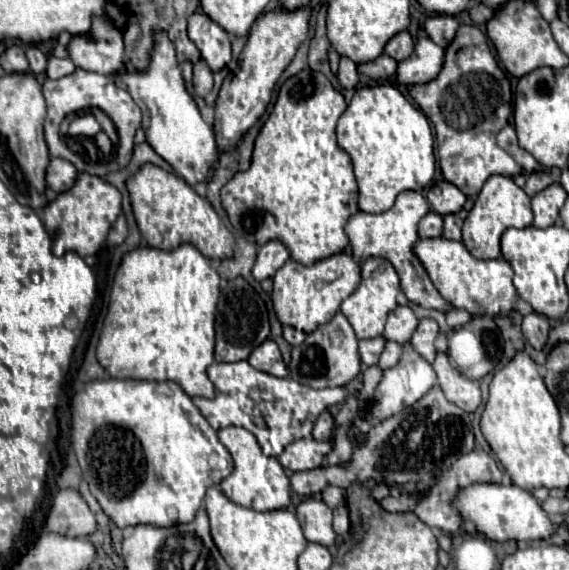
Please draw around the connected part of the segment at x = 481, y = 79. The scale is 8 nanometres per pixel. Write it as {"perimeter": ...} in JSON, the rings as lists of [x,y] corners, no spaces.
{"perimeter":[[[460,25],[454,41],[446,47],[446,57],[442,71],[438,73],[436,79],[430,83],[414,85],[410,89],[410,97],[414,103],[422,109],[422,113],[428,117],[428,121],[436,129],[436,143],[438,143],[438,157],[440,157],[440,169],[446,181],[454,183],[464,195],[474,197],[480,193],[482,185],[490,175],[504,175],[504,177],[514,177],[522,173],[522,167],[504,151],[496,145],[496,135],[500,129],[508,125],[508,117],[512,113],[512,91],[510,83],[504,75],[504,71],[498,67],[494,61],[490,47],[486,43],[486,37],[476,25]]]}

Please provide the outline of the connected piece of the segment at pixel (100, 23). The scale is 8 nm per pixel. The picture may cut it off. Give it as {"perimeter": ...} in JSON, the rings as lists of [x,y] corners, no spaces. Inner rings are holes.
{"perimeter":[[[94,17],[90,33],[72,35],[68,55],[76,67],[102,75],[120,73],[126,69],[122,37],[104,17]]]}

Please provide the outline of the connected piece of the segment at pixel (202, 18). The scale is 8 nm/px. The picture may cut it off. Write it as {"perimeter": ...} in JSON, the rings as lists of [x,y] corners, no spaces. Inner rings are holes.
{"perimeter":[[[194,13],[188,19],[188,37],[198,47],[202,59],[212,71],[220,71],[232,57],[228,33],[206,13]]]}

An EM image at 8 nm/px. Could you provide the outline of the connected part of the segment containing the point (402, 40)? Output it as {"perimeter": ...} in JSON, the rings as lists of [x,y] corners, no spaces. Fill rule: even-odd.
{"perimeter":[[[402,31],[402,33],[394,35],[386,43],[386,49],[384,49],[384,53],[390,55],[390,57],[394,57],[396,61],[402,61],[402,59],[410,57],[412,51],[414,51],[414,41],[412,41],[412,37],[410,37],[408,31]]]}

